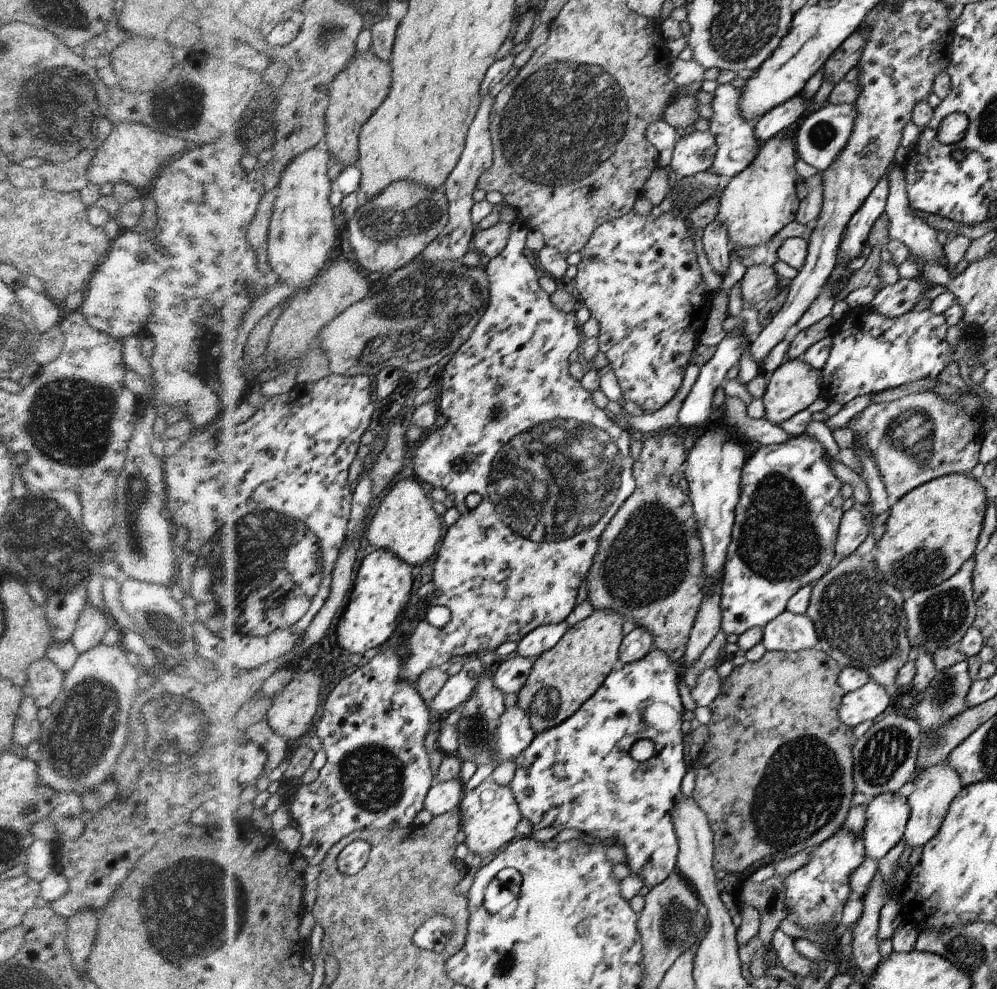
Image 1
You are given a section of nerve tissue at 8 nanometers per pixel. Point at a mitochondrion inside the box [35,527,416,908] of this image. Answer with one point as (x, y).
(89, 721)

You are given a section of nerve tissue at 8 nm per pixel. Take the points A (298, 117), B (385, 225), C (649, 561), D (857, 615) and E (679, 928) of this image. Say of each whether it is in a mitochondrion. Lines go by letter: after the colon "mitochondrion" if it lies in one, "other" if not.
A: other
B: mitochondrion
C: mitochondrion
D: mitochondrion
E: mitochondrion

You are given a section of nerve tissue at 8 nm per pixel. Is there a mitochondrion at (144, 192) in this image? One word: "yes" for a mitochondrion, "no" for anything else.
no

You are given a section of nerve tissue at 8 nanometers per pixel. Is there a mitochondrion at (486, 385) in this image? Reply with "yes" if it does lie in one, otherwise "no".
no

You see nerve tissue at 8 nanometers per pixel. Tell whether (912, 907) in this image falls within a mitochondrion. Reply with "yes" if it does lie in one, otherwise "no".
no

